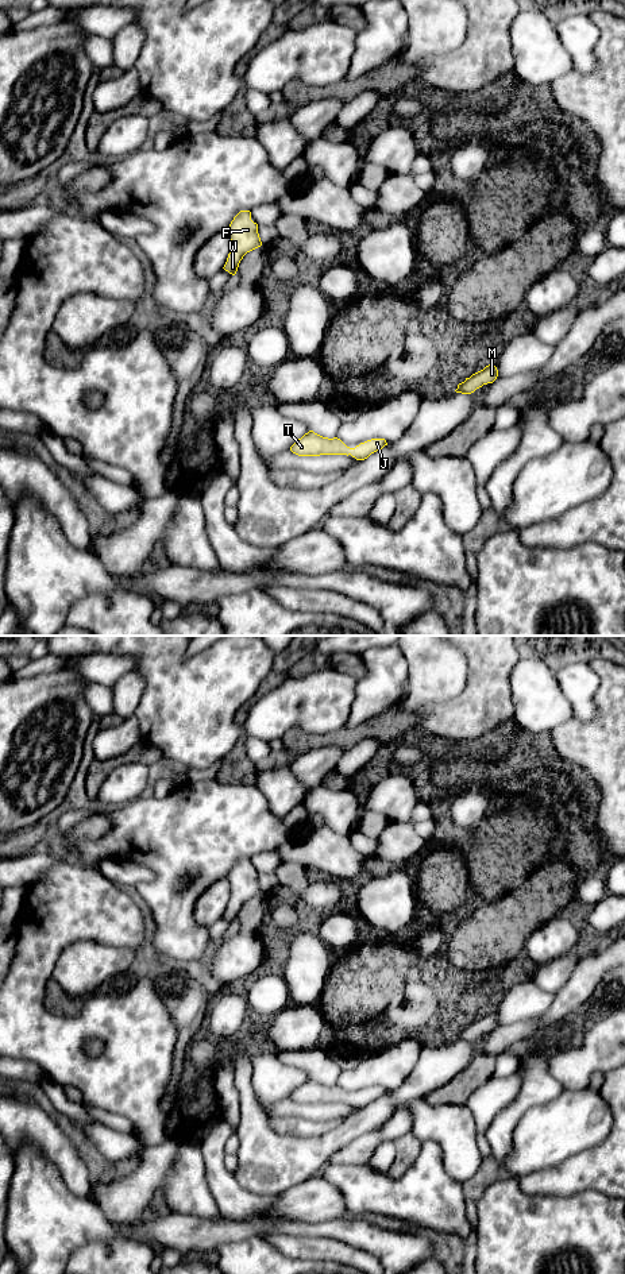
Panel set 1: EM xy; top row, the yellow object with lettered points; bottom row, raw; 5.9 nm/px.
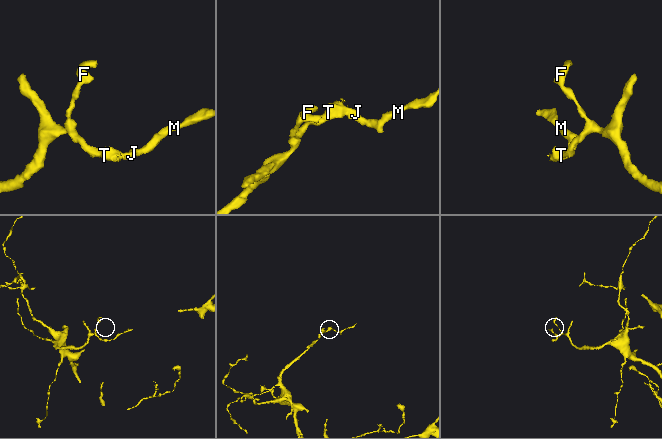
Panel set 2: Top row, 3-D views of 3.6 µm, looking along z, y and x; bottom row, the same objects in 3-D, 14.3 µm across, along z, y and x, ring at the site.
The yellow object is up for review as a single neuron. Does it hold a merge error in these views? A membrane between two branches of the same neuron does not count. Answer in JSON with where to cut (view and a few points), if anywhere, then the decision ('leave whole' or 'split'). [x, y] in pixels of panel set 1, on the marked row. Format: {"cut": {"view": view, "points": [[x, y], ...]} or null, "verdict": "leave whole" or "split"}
{"cut": null, "verdict": "leave whole"}

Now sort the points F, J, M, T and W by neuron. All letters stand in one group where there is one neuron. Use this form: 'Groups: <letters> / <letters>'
Groups: F J M T W

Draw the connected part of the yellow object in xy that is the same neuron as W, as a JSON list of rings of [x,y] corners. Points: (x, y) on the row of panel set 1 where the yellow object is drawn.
[[[240,211],[227,229],[231,239],[231,248],[224,265],[224,270],[235,275],[243,256],[261,247],[258,224],[251,220],[250,211]]]

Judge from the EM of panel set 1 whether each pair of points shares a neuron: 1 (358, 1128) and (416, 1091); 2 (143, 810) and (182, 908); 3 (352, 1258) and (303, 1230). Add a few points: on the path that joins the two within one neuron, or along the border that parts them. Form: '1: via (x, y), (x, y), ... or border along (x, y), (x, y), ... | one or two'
1: via (373, 1116), (401, 1093) | one
2: via (162, 834), (172, 844), (172, 884) | one
3: border along (280, 1235), (321, 1235), (343, 1243) | two

